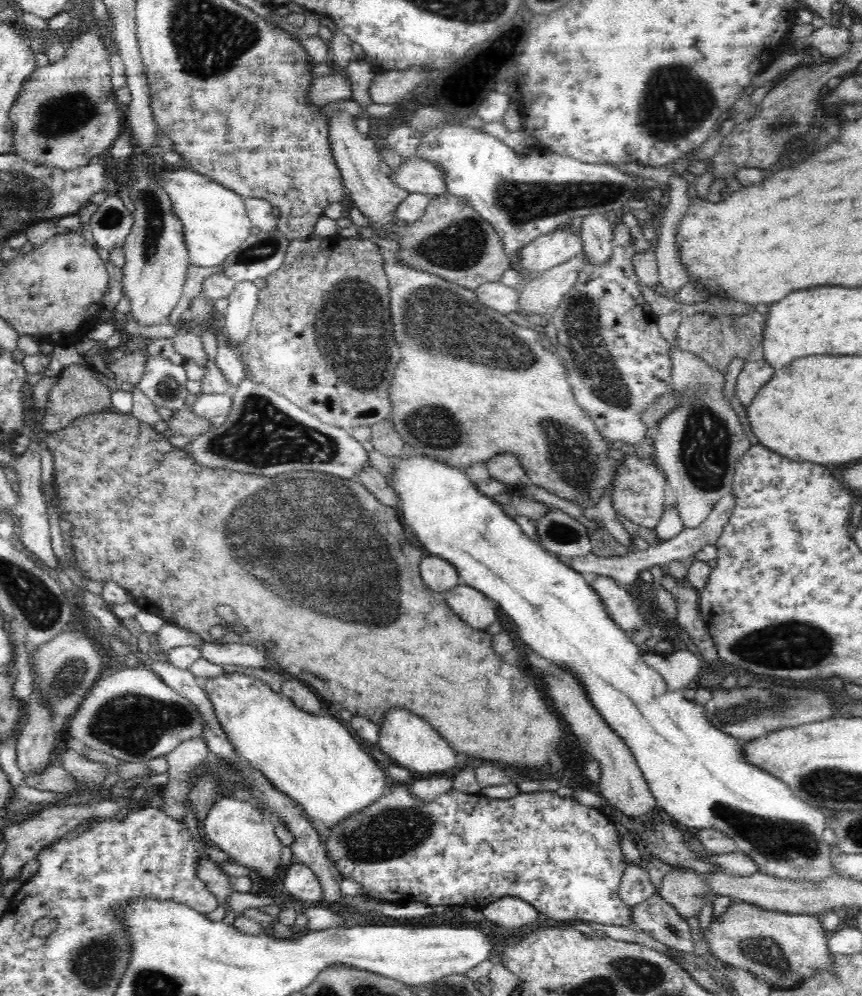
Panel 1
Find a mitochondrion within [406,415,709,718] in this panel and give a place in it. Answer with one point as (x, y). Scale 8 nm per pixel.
(558, 530)

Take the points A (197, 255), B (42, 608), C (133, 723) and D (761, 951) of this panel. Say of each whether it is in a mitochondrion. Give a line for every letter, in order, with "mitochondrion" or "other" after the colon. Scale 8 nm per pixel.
A: other
B: mitochondrion
C: mitochondrion
D: mitochondrion

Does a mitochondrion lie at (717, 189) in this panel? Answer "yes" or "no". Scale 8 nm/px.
no

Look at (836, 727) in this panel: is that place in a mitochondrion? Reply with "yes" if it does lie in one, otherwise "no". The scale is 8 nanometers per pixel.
no

